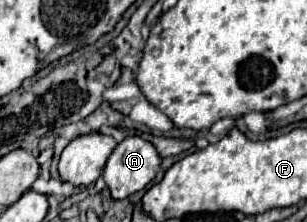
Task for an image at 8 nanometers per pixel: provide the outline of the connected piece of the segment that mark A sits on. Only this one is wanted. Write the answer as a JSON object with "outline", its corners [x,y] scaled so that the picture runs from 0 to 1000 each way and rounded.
{"outline":[[[410,617],[378,653],[339,752],[339,815],[371,896],[404,896],[463,860],[521,752],[521,698],[489,635],[463,617]]]}

